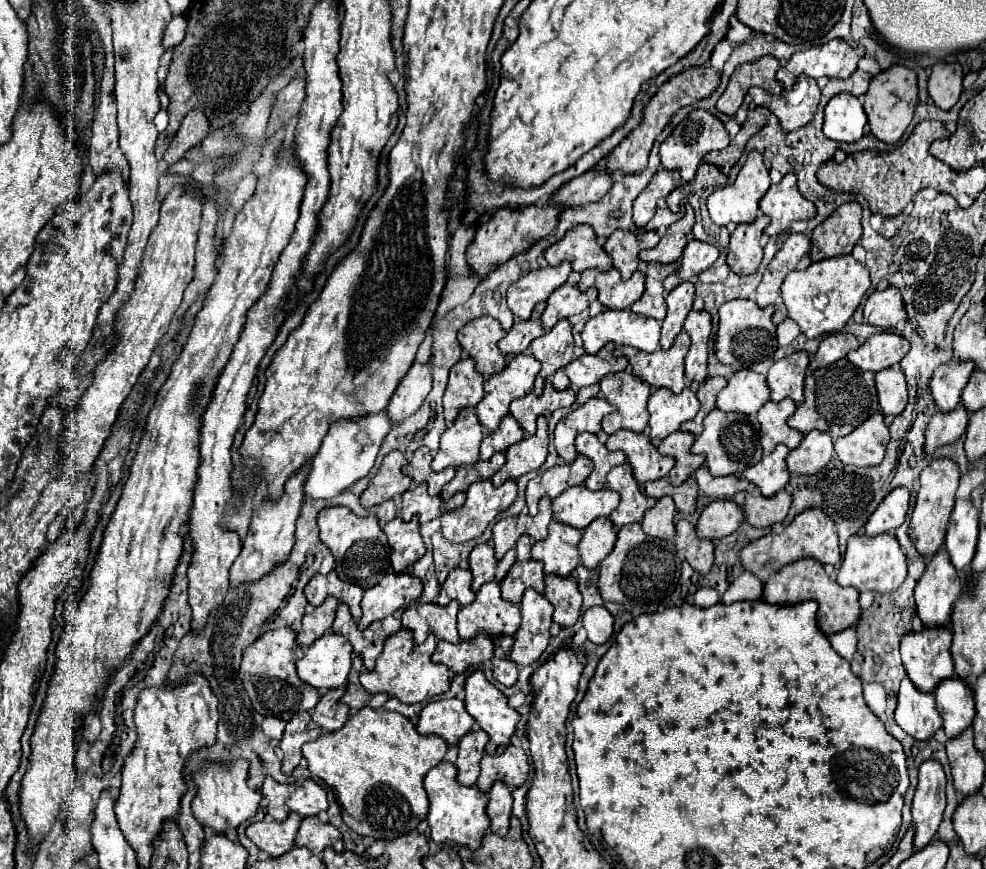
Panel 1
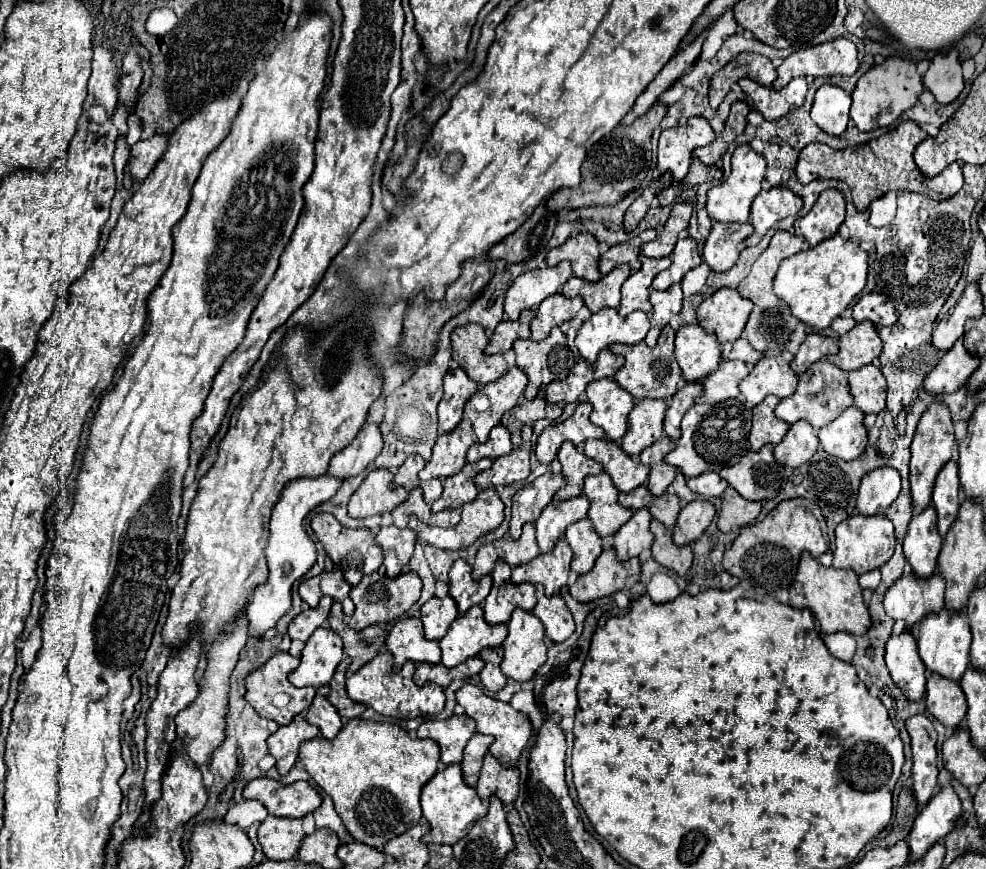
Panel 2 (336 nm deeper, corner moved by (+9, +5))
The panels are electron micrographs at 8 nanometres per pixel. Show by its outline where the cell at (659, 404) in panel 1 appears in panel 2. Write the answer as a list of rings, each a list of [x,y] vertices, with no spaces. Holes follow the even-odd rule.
[[[641,400],[631,410],[631,426],[621,438],[621,450],[629,456],[639,456],[647,446],[663,434],[663,416],[667,410],[665,400]]]

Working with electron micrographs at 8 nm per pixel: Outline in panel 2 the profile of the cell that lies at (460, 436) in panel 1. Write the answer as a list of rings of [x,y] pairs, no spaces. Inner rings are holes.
[[[461,420],[461,424],[447,432],[441,434],[433,446],[433,456],[425,464],[425,468],[419,472],[421,480],[445,480],[447,476],[453,476],[463,470],[465,466],[465,454],[469,446],[475,442],[473,438],[473,428],[469,420]]]

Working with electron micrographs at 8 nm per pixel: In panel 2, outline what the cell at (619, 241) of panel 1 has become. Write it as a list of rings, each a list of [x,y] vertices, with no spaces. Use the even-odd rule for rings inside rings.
[[[635,236],[633,240],[625,242],[625,244],[611,246],[611,248],[601,256],[601,262],[599,262],[601,274],[609,274],[613,268],[617,268],[617,266],[621,266],[621,264],[629,264],[631,268],[637,268],[637,266],[639,266],[641,244],[643,244],[643,240],[641,240],[639,236]]]

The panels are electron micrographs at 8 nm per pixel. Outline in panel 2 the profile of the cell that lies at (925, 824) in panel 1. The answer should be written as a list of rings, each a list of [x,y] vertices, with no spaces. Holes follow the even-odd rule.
[[[911,716],[905,722],[913,750],[913,794],[919,806],[925,806],[937,786],[937,732],[927,716]]]

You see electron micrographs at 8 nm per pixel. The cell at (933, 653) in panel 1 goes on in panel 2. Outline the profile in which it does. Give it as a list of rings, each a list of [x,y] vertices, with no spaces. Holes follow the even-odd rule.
[[[913,572],[903,574],[885,592],[885,612],[891,618],[903,618],[907,628],[915,628],[929,612],[943,608],[945,580],[939,572],[931,578],[919,578]]]

